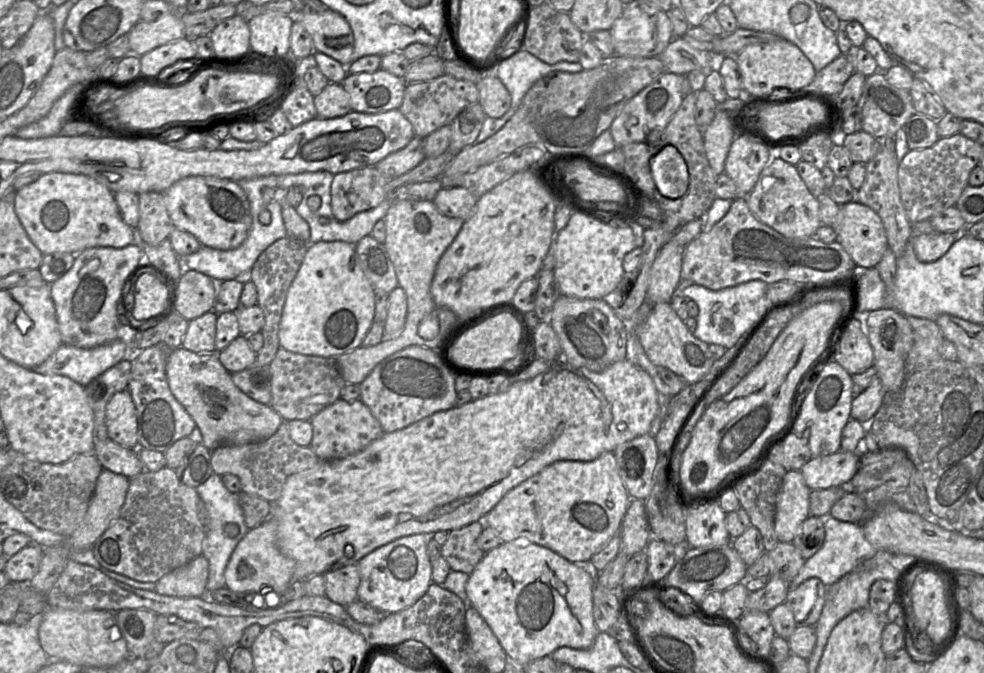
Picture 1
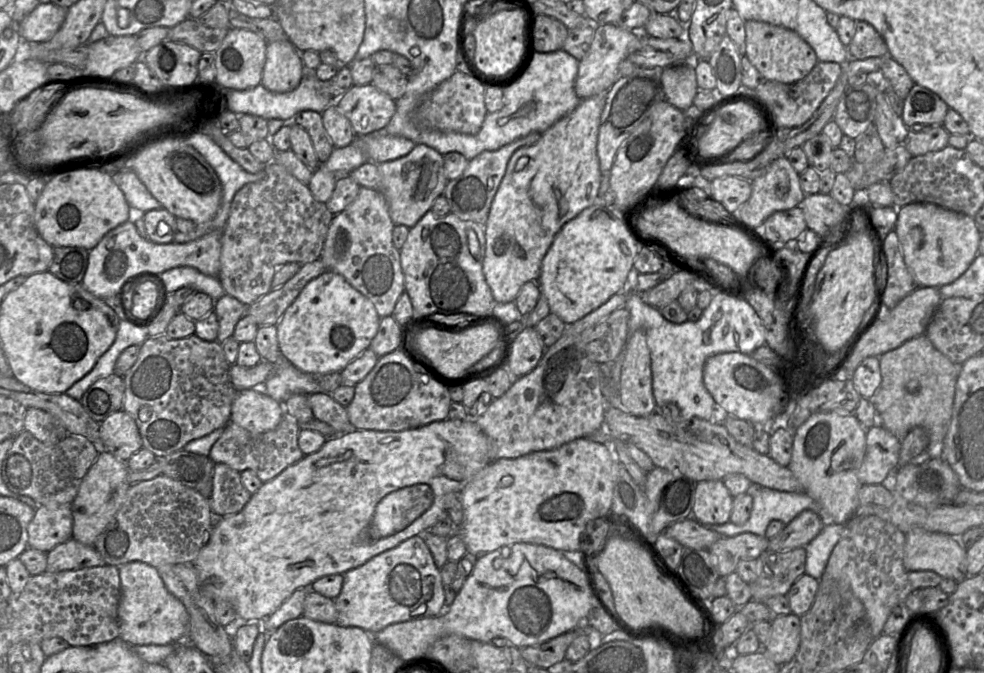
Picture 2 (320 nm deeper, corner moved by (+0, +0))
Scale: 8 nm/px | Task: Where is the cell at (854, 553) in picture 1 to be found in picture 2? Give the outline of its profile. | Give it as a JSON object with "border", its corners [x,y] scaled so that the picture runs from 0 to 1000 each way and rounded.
{"border":[[[839,776],[833,792],[818,811],[818,853],[834,860],[843,825],[856,798],[858,786],[858,779]]]}

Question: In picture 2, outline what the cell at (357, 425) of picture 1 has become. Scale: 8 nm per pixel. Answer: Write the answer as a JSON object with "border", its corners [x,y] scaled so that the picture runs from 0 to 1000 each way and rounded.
{"border":[[[331,582],[314,585],[313,599],[319,623],[337,633],[341,645],[353,643],[360,636],[355,624],[352,605],[343,599],[336,585]]]}

